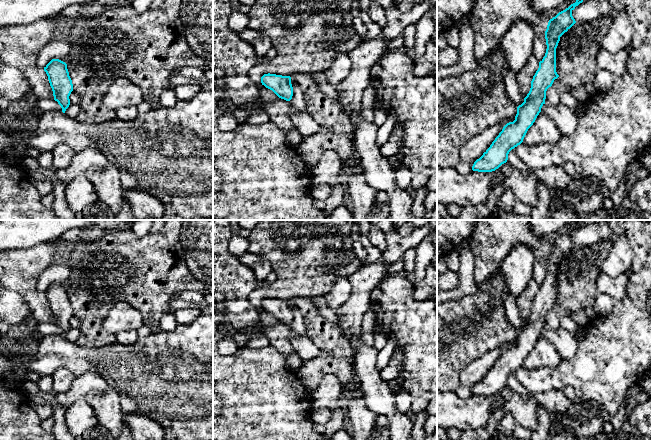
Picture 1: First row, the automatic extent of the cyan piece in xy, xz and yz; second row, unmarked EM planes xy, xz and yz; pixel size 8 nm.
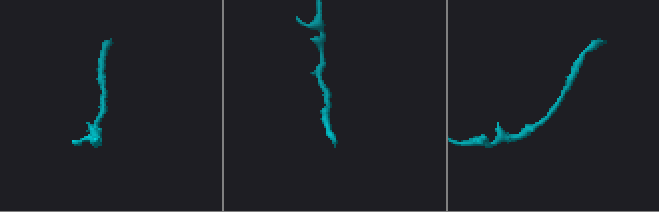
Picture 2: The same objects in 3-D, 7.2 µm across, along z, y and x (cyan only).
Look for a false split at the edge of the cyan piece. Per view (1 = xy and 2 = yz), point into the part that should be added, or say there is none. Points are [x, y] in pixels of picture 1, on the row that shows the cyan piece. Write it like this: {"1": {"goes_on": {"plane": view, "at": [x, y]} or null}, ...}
{"1": {"goes_on": null}, "2": {"goes_on": null}}

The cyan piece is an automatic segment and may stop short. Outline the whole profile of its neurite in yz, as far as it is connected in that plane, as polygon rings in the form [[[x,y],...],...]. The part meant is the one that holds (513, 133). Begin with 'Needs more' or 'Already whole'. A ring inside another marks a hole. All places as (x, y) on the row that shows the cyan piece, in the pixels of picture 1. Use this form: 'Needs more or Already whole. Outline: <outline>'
Already whole. Outline: [[[576,0],[549,20],[545,31],[546,53],[533,76],[529,93],[524,98],[524,102],[517,107],[515,120],[503,127],[490,147],[474,162],[473,171],[495,171],[507,162],[509,152],[523,142],[528,129],[533,125],[545,104],[547,89],[559,77],[556,72],[556,48],[560,37],[576,23],[572,11],[582,2],[583,0]]]

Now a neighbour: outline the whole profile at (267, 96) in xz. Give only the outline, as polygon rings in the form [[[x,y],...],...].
[[[262,83],[257,84],[260,91],[260,102],[262,110],[285,132],[295,128],[290,119],[292,107],[289,101],[279,98],[272,90],[266,88]]]

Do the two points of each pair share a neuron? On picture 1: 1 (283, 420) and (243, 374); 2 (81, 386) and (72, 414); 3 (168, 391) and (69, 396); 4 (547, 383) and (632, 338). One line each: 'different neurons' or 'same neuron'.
1: same neuron
2: different neurons
3: different neurons
4: same neuron

